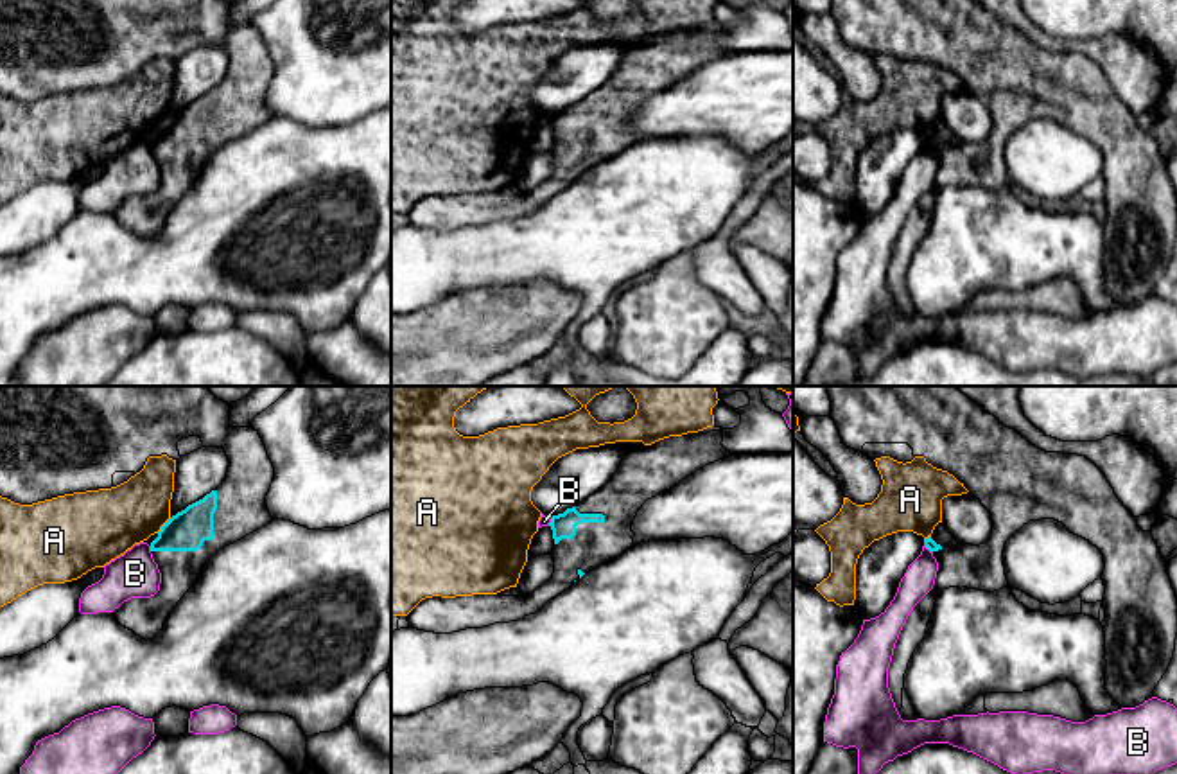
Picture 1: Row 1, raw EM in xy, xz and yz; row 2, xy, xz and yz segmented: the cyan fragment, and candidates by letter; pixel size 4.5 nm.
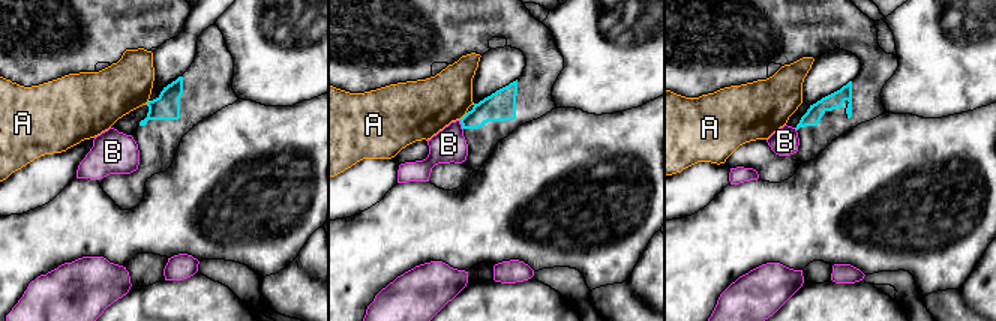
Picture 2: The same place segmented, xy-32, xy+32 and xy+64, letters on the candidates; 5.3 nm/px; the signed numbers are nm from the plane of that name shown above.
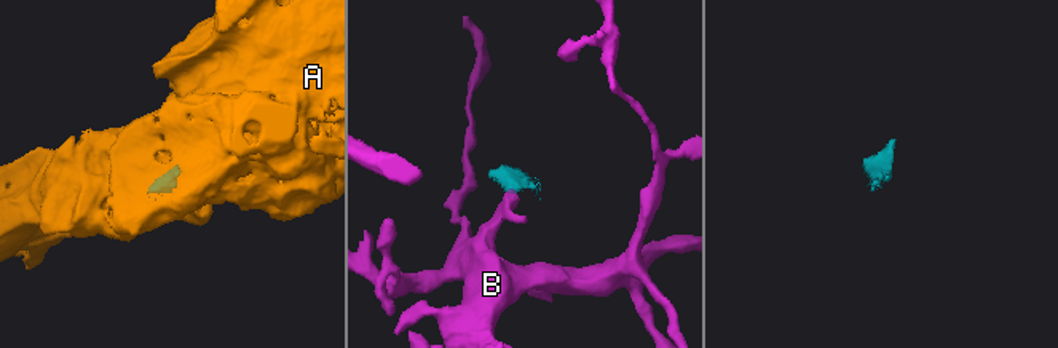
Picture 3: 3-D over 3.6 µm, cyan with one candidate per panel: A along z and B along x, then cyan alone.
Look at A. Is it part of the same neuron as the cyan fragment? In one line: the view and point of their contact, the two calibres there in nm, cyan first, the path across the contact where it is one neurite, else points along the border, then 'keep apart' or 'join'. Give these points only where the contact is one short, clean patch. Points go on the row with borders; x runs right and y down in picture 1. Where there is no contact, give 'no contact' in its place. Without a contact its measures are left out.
meets cyan in xy at (164, 525); 180 nm thick on the cyan side, 300 nm on the other; keep apart

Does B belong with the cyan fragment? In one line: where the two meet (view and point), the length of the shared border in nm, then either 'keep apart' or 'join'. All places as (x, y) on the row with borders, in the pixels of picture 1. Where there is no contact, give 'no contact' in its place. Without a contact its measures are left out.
contact xy (151, 548); length 30 nm; keep apart

